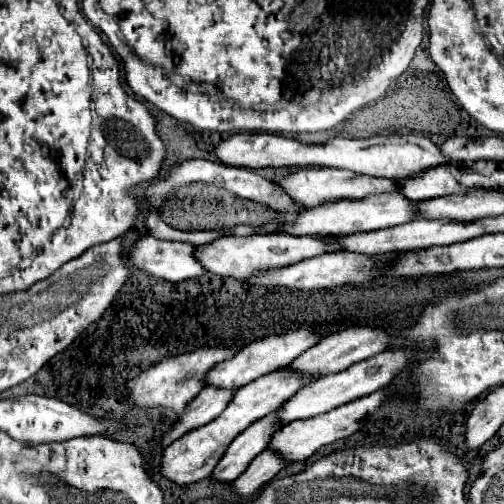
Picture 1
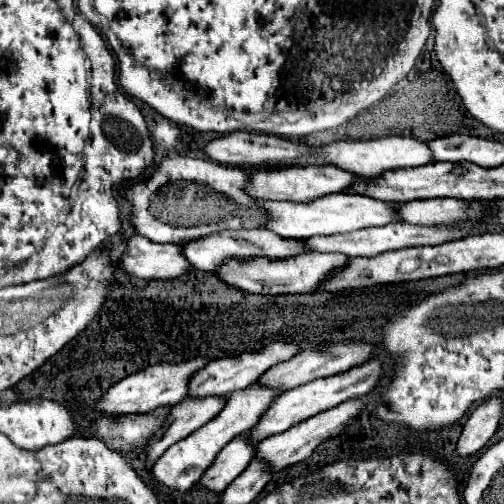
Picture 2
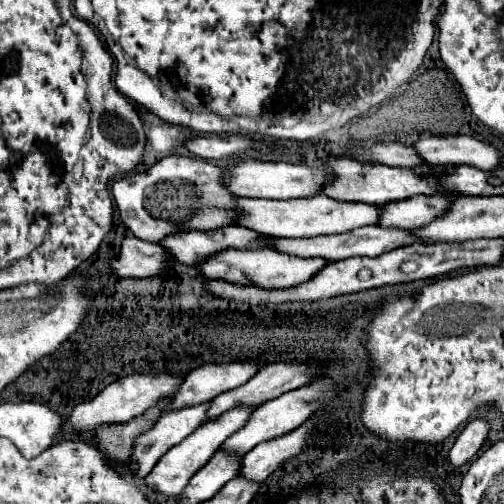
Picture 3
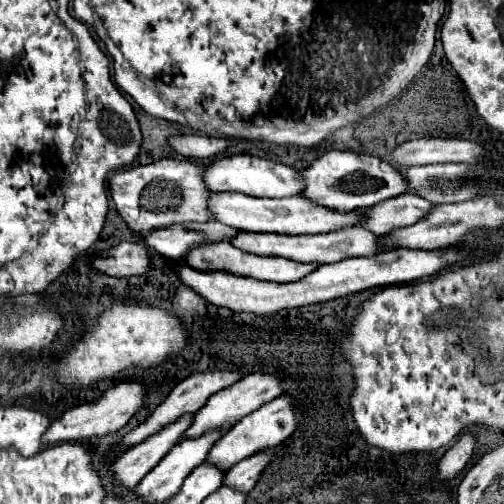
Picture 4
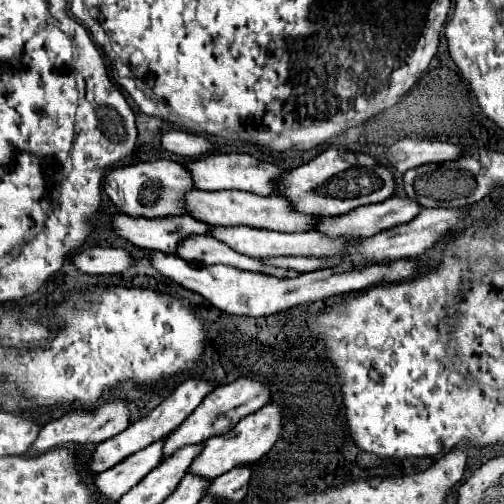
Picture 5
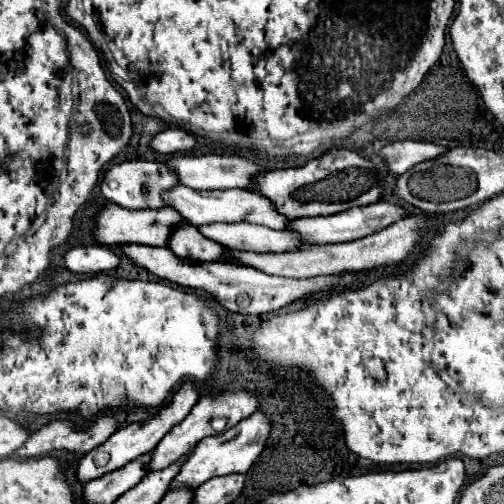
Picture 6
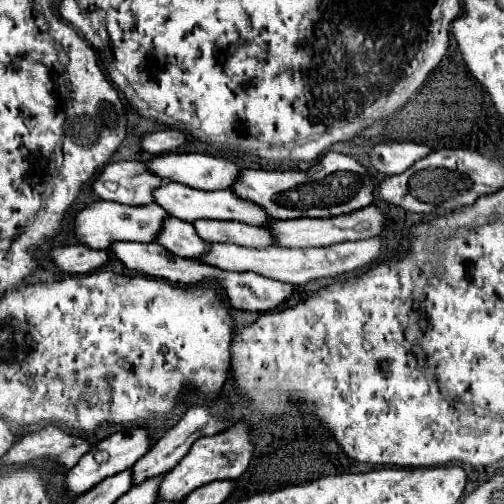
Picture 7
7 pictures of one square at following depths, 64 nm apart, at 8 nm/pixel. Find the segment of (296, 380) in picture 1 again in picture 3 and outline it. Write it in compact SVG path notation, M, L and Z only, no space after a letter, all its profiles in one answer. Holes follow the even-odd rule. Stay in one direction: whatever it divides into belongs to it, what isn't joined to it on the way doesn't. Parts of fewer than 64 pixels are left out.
M236 406L236 408L230 408L228 412L224 412L224 416L218 416L216 420L208 420L204 422L196 432L192 432L188 438L184 438L180 444L176 444L172 450L168 450L160 460L158 464L152 468L152 472L146 476L146 484L148 486L154 486L156 490L160 490L162 494L168 494L168 496L178 496L184 492L186 484L190 482L190 478L208 464L208 460L214 456L214 452L224 444L224 440L228 436L232 436L234 432L238 432L246 422L248 418L252 416L252 410L256 410L256 406Z

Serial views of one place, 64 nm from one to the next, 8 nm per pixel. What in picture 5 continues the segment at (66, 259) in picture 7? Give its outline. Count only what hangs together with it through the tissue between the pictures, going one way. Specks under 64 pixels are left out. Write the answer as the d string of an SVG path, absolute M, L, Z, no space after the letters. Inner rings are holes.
M88 248L72 258L88 274L122 274L136 264L136 258L124 248Z

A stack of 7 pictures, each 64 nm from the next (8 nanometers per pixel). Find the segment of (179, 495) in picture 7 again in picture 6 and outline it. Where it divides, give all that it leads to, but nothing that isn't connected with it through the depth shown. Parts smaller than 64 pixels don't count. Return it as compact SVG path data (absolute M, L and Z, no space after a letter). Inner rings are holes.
M258 410L252 416L240 420L234 428L226 430L224 434L216 434L216 436L208 436L208 438L200 440L200 444L192 450L190 458L184 462L180 474L174 478L172 488L178 488L178 486L198 488L200 484L204 484L206 480L210 480L214 476L226 476L232 472L246 472L254 464L254 460L260 456L262 448L266 448L266 442L270 438L270 430L272 430L270 416L264 414L262 410Z

